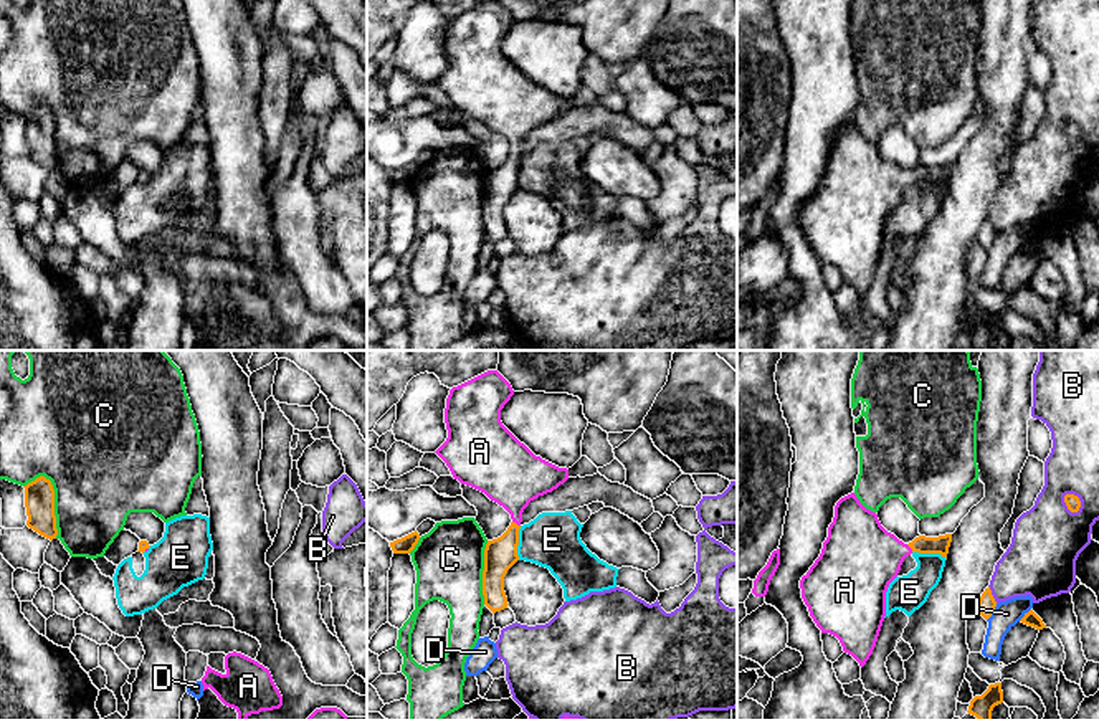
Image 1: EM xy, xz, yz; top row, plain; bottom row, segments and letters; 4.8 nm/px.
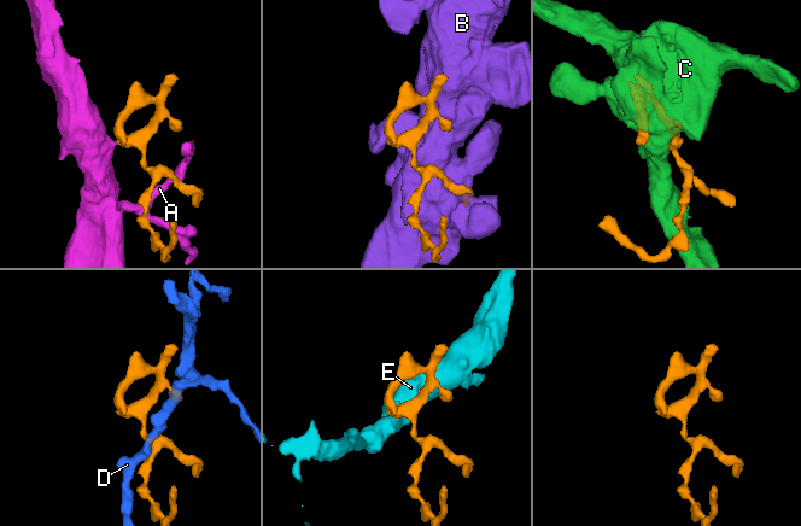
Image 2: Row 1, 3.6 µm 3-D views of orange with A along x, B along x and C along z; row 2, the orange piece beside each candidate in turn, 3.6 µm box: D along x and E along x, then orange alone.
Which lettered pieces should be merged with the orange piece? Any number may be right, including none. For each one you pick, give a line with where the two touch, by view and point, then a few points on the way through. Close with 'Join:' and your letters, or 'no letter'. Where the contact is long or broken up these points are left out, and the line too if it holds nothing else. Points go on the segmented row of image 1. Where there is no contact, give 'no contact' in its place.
A: contact xz (514, 523); way xz (501, 554), (509, 541), (514, 523), (514, 488), (508, 473)
Join: A

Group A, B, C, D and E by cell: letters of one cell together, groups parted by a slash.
A / B / C / D / E

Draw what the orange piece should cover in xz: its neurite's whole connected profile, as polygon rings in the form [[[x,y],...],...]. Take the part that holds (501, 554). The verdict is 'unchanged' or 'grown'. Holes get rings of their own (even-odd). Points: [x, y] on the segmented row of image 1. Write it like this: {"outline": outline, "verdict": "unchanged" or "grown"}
{"outline": [[[488,370],[453,387],[445,408],[448,438],[435,451],[446,463],[454,479],[484,493],[511,514],[512,522],[507,531],[501,537],[488,540],[484,549],[483,595],[484,605],[492,613],[509,605],[504,592],[504,577],[519,560],[517,545],[524,509],[530,501],[552,493],[569,479],[567,468],[559,468],[535,456],[502,425],[501,410],[512,395],[511,383],[497,370]]], "verdict": "grown"}

